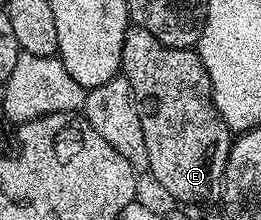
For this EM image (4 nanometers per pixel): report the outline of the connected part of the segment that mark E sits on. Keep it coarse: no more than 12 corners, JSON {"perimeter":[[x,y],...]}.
{"perimeter":[[130,24],[148,176],[174,202],[221,196],[231,131],[193,49]]}

